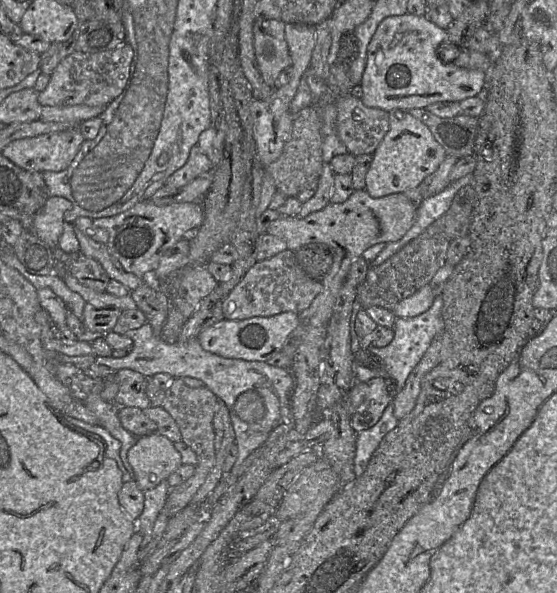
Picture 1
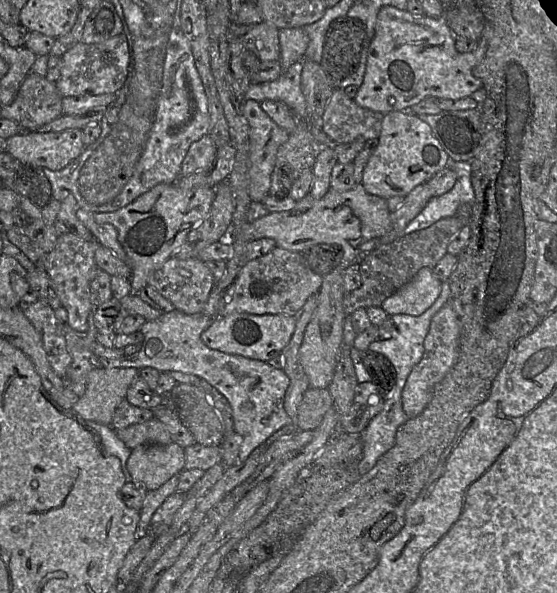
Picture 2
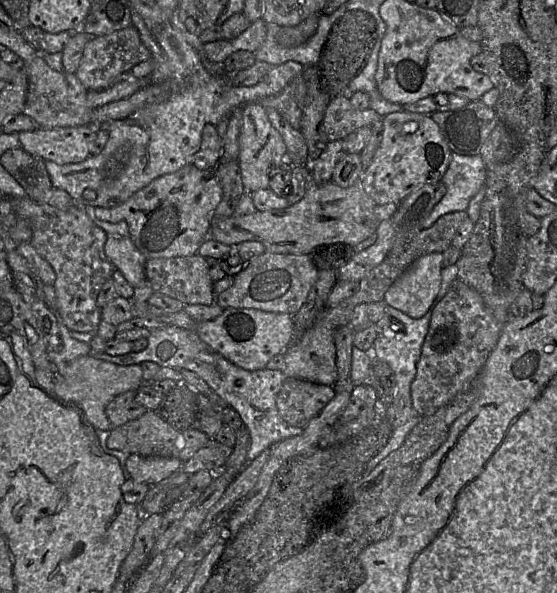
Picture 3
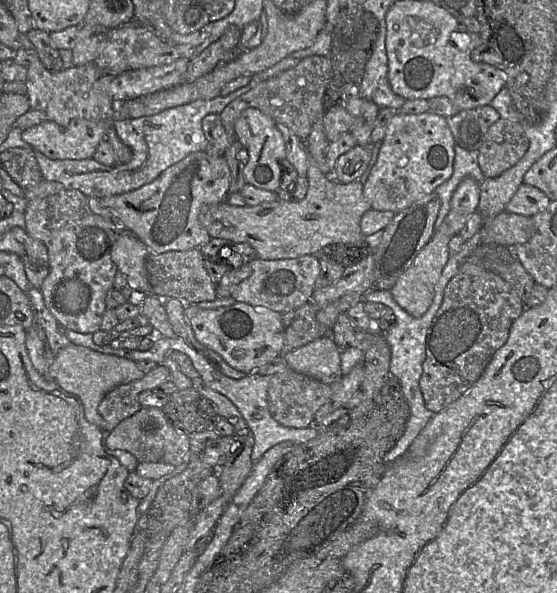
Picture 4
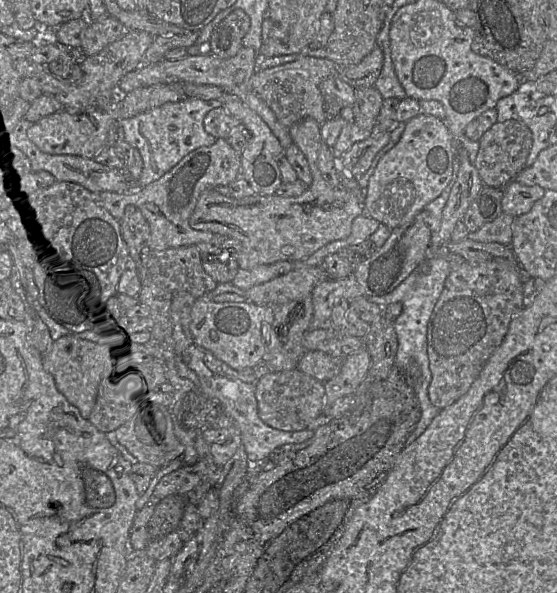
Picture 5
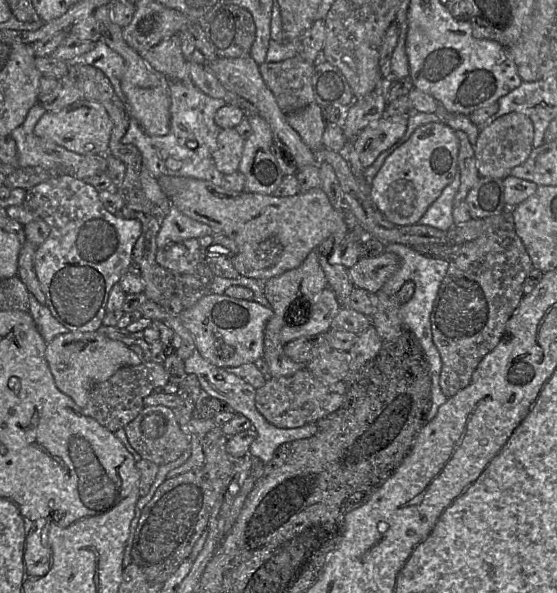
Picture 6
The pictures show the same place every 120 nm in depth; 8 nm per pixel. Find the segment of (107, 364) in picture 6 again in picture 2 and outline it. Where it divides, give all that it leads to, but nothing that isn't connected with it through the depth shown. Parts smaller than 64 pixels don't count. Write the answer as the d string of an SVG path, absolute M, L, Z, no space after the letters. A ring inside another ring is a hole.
M94 368L86 377L85 393L72 409L85 421L109 426L117 406L138 376L135 368Z

